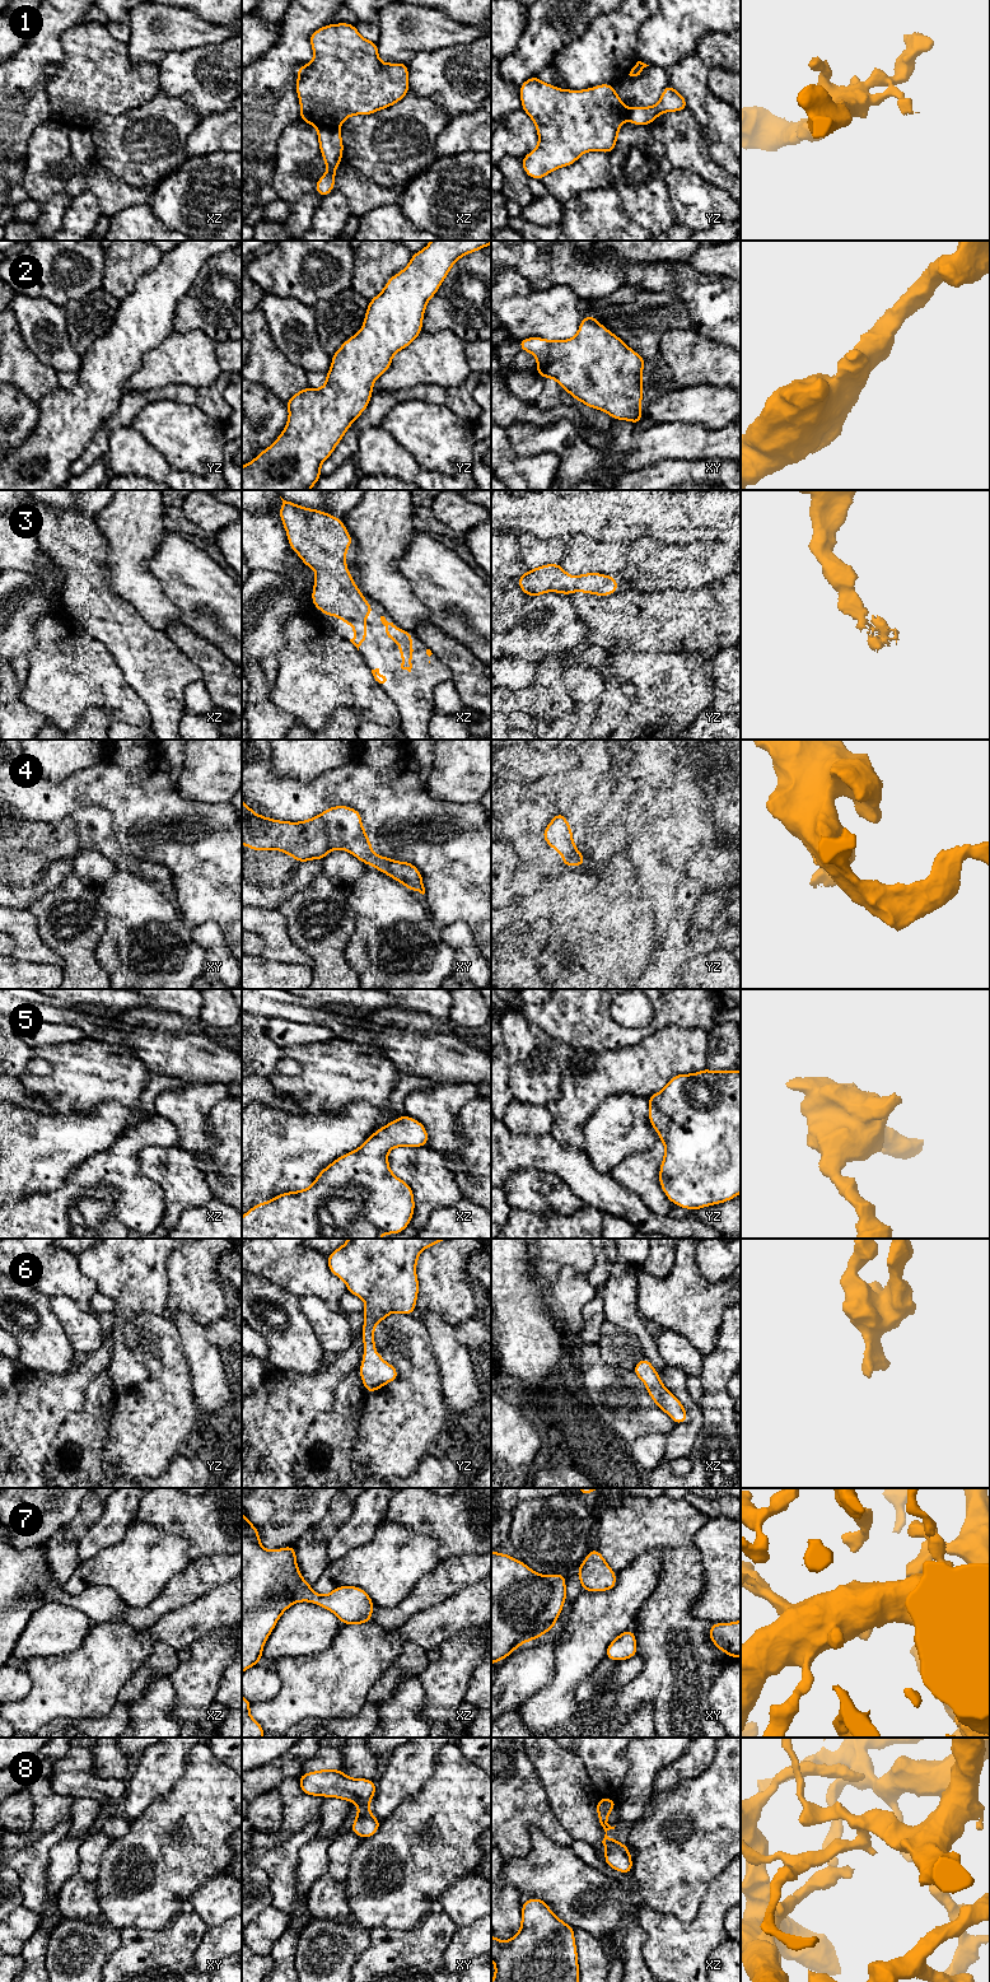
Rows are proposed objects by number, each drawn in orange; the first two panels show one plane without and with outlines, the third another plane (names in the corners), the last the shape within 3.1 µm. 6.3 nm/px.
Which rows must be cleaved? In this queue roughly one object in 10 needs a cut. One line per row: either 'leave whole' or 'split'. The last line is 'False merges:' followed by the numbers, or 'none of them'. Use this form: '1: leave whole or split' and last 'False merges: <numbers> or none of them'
1: split
2: leave whole
3: leave whole
4: leave whole
5: leave whole
6: leave whole
7: leave whole
8: leave whole
False merges: 1

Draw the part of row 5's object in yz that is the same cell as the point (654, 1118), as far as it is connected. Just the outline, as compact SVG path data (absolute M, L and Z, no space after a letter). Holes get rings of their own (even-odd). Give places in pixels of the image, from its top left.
M705 1068L692 1074L677 1074L660 1092L648 1096L648 1101L649 1123L666 1147L658 1176L668 1200L696 1211L736 1198L741 1193L741 1071Z

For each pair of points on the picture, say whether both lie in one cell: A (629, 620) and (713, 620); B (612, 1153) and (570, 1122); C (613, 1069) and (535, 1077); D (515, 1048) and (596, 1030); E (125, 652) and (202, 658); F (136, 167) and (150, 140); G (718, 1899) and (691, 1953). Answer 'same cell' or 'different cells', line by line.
A: same cell
B: different cells
C: different cells
D: different cells
E: different cells
F: same cell
G: same cell

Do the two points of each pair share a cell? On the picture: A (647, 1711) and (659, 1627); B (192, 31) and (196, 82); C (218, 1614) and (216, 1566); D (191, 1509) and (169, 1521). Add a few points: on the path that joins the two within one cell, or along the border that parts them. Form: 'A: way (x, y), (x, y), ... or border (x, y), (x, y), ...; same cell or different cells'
A: border (653, 1707), (639, 1707), (624, 1724); different cells
B: border (223, 41), (185, 50), (171, 50), (164, 56); different cells
C: border (228, 1580), (214, 1586), (191, 1603); different cells
D: way (186, 1514), (177, 1514), (174, 1516); same cell

